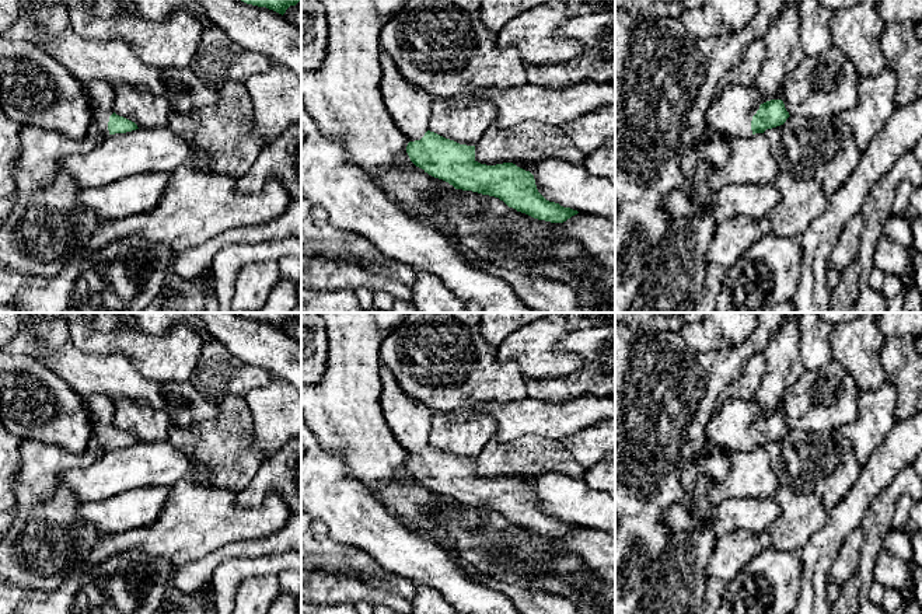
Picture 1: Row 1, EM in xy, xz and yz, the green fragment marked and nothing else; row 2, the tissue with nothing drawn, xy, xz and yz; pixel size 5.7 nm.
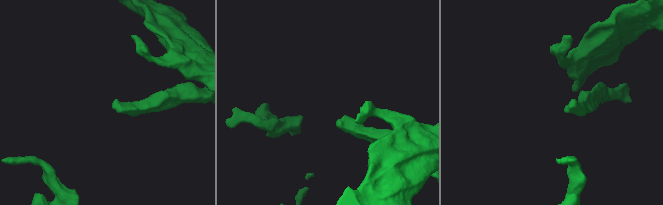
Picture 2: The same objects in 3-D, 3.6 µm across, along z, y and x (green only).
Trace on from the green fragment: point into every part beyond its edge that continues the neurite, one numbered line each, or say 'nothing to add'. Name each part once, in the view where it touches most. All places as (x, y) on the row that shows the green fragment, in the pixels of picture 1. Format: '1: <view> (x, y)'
1: yz (732, 111)

